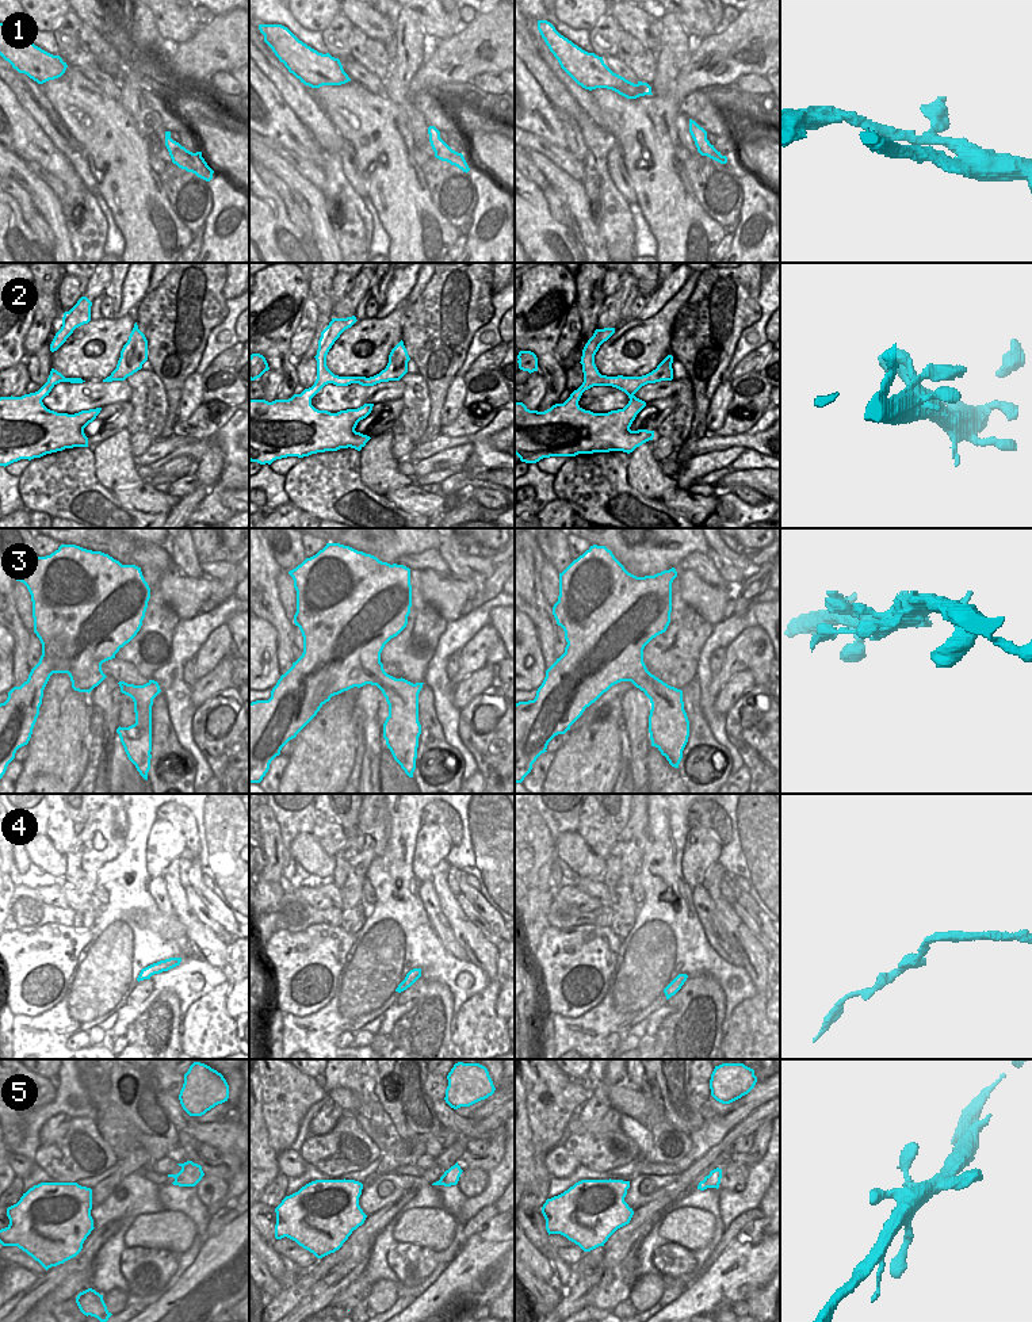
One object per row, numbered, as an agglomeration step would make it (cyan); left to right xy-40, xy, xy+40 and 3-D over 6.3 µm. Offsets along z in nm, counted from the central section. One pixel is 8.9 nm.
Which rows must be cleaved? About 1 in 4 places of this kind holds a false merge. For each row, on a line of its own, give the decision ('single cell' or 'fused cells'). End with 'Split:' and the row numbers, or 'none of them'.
1: single cell
2: single cell
3: single cell
4: single cell
5: single cell
Split: none of them

